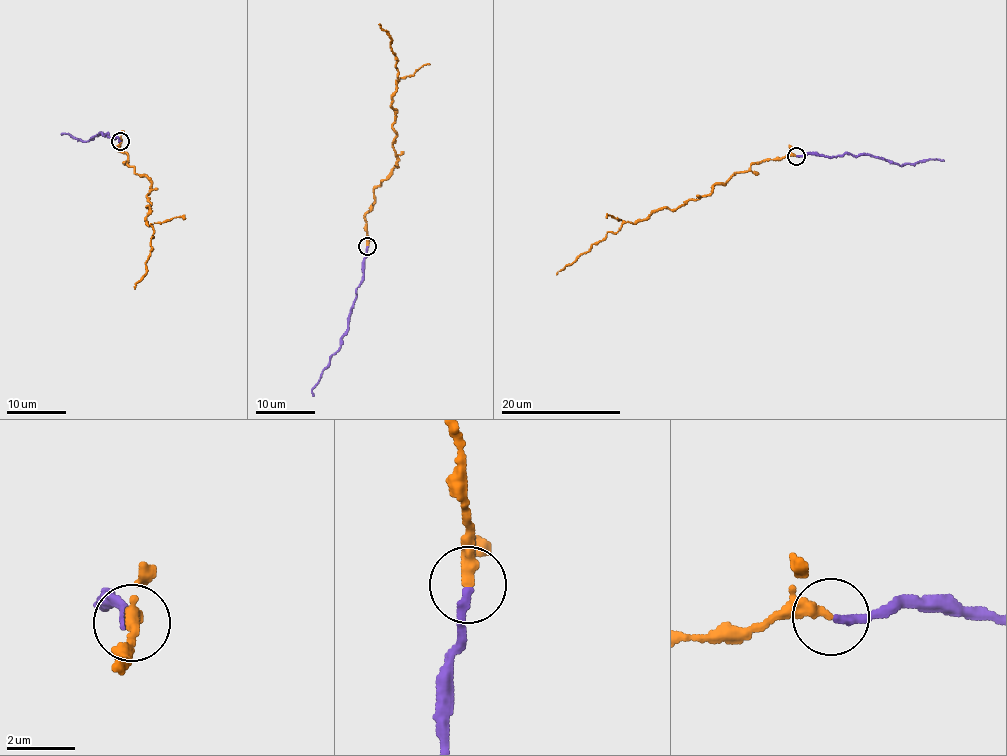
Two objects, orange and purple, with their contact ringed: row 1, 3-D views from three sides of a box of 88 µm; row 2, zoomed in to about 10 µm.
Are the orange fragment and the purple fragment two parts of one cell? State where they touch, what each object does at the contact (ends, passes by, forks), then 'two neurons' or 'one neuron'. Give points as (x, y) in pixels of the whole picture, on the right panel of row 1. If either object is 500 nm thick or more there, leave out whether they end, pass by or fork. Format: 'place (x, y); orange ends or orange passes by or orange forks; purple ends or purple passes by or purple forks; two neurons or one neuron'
place (796, 156); orange ends; purple ends; one neuron

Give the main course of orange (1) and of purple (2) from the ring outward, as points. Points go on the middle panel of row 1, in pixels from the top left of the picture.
1: (367, 246), (365, 213), (374, 203), (373, 189), (397, 166), (392, 125), (397, 57), (380, 23)
2: (367, 246), (364, 274), (356, 288), (348, 330), (313, 388), (313, 396)

